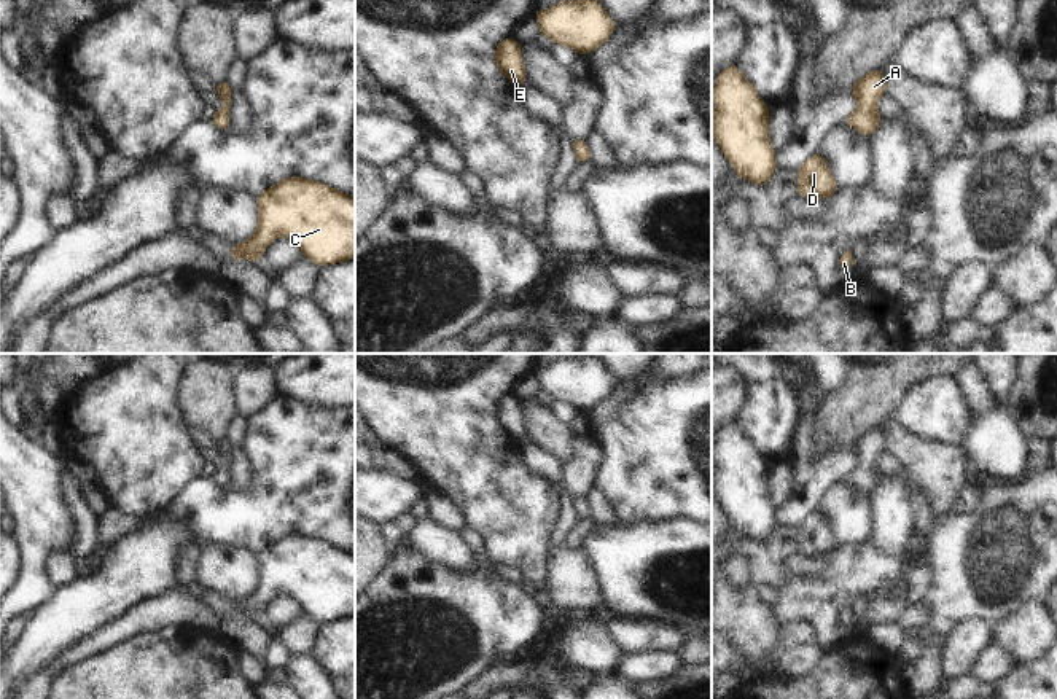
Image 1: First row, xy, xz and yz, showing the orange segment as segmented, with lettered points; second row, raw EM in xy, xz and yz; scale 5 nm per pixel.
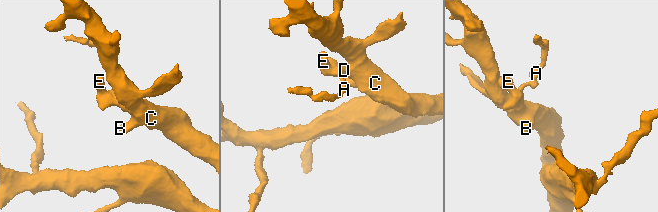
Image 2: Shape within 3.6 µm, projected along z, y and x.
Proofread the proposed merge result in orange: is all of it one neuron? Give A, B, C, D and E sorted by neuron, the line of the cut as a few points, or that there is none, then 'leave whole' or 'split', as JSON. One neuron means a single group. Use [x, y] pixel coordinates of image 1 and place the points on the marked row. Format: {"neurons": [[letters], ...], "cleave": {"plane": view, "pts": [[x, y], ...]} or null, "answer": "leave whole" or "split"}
{"neurons": [["A", "B", "C", "D", "E"]], "cleave": null, "answer": "leave whole"}

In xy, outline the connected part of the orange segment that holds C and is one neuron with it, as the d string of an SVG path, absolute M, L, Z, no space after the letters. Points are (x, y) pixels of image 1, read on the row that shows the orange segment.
M287 177L256 196L258 228L253 236L239 245L229 247L232 260L261 263L261 253L280 236L290 237L318 267L355 258L355 197L322 182L301 177Z

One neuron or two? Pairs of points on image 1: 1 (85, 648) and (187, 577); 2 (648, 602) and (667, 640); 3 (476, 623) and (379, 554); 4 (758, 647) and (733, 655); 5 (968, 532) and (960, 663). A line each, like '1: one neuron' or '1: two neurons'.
1: two neurons
2: two neurons
3: two neurons
4: two neurons
5: two neurons

